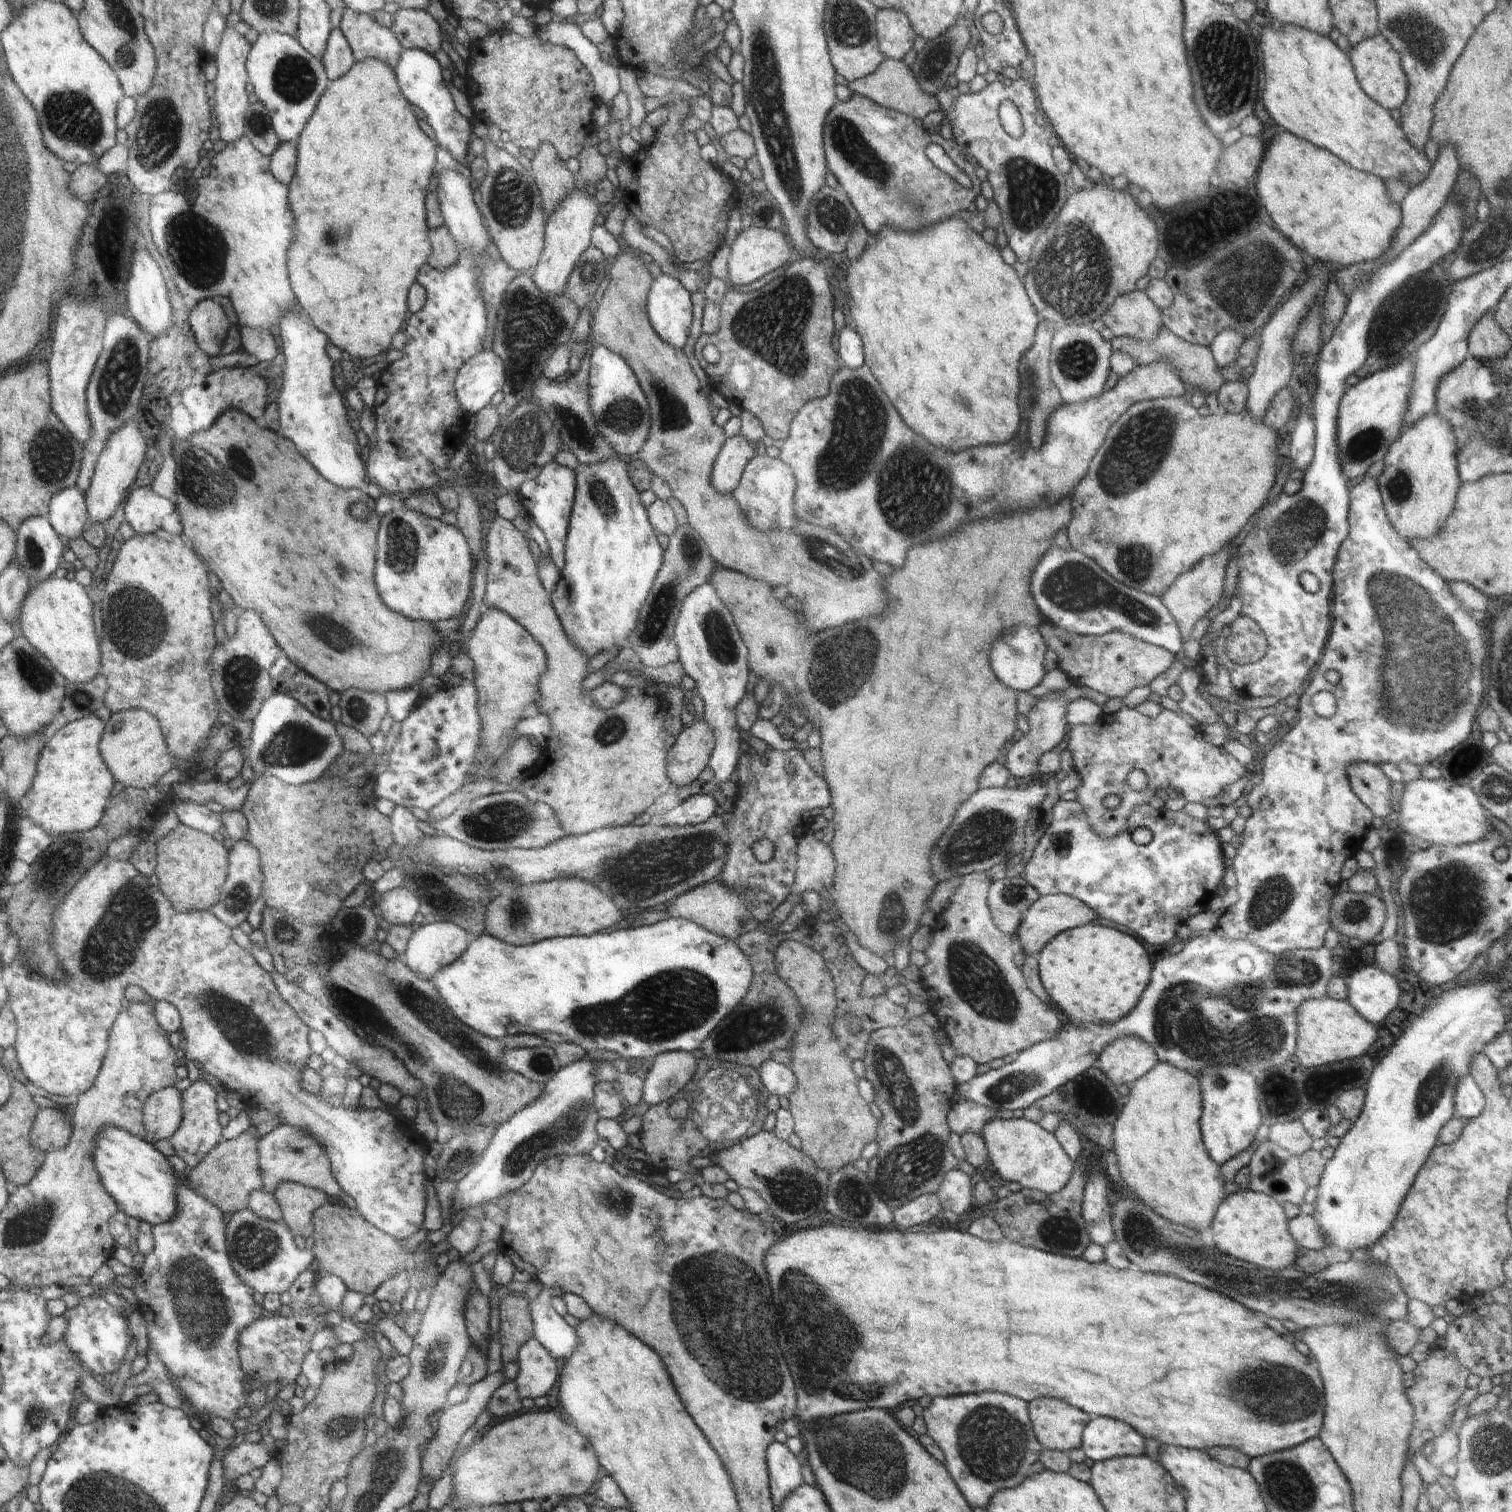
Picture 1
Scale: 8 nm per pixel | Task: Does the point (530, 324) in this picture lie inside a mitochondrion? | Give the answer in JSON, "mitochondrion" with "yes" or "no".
{"mitochondrion":"yes"}

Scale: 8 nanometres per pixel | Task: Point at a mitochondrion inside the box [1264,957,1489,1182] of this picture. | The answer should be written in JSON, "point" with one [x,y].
{"point":[1431,1090]}

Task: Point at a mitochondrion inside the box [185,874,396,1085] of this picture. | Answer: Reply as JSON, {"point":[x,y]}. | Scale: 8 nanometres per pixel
{"point":[249,1035]}

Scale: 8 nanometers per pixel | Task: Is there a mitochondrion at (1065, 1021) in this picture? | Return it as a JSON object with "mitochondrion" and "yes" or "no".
{"mitochondrion":"no"}

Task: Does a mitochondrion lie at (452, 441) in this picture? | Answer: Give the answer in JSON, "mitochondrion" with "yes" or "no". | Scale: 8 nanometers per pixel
{"mitochondrion":"no"}

